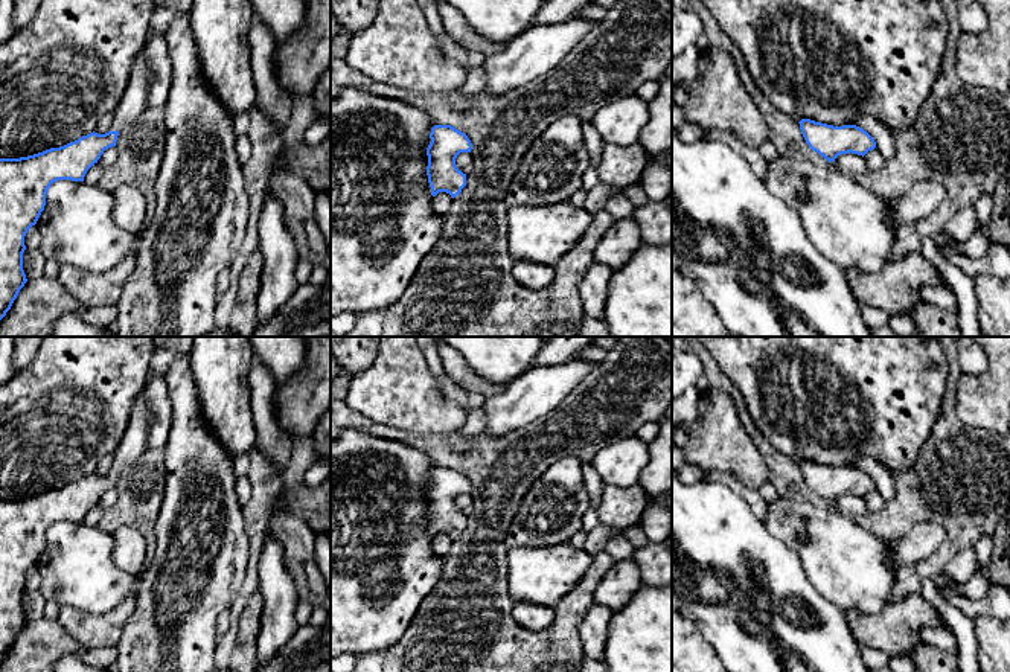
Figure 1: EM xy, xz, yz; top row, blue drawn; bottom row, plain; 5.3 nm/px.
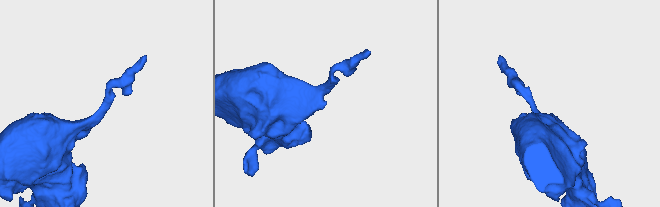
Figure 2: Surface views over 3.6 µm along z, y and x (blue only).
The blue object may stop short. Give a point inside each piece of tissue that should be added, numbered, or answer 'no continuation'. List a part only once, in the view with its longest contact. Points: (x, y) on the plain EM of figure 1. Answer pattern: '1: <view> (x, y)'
1: xy (134, 441)

